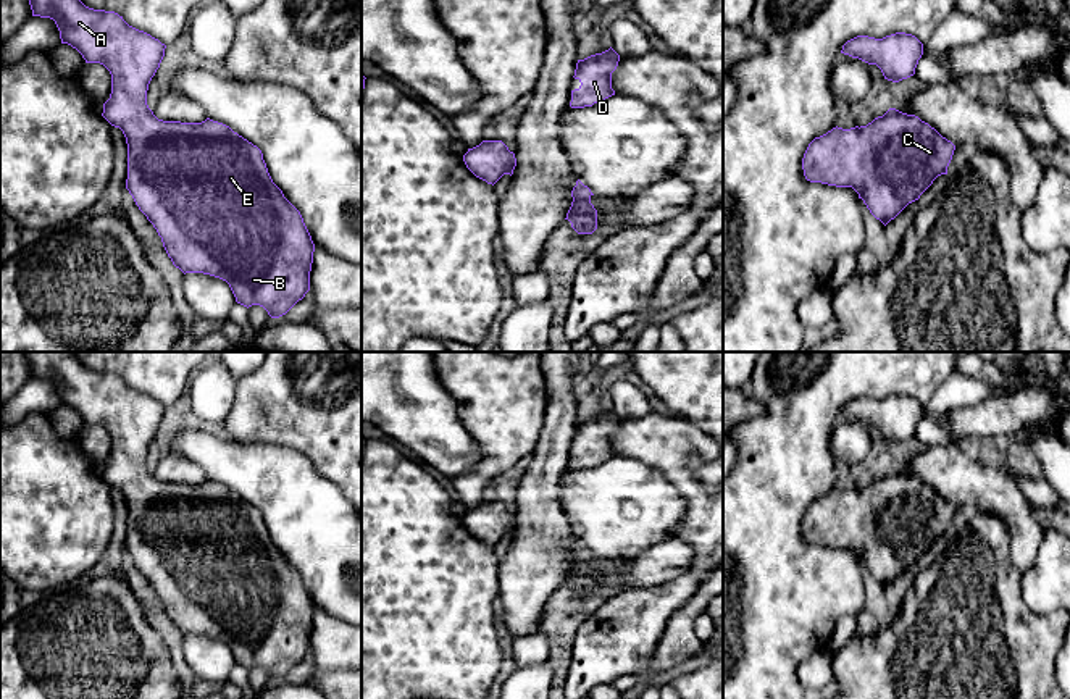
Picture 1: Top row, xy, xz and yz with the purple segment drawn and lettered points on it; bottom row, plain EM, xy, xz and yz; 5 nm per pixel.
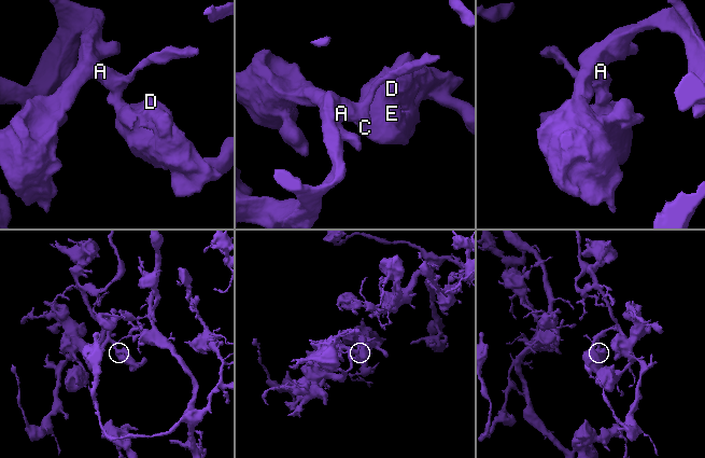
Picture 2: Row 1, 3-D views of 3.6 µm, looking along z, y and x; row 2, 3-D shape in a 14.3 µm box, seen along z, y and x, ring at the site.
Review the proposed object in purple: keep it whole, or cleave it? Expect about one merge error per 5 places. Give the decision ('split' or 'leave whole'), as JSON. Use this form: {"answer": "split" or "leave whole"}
{"answer": "leave whole"}

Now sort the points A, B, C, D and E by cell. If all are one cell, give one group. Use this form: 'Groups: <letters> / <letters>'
Groups: A B C D E

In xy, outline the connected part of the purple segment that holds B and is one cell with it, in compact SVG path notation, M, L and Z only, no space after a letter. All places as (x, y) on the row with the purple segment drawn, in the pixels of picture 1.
M29 0L32 16L55 21L61 44L76 48L86 63L100 63L111 74L111 94L102 116L119 128L127 144L126 189L153 224L173 265L186 273L203 273L226 281L244 307L260 305L271 318L286 315L310 291L315 244L300 211L273 182L261 150L229 126L207 118L202 123L158 119L147 105L147 90L165 57L166 45L129 26L115 11L94 10L81 0Z

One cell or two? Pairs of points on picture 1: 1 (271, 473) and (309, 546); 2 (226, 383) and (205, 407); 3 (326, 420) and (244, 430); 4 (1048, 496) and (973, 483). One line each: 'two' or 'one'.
1: one
2: one
3: one
4: two

